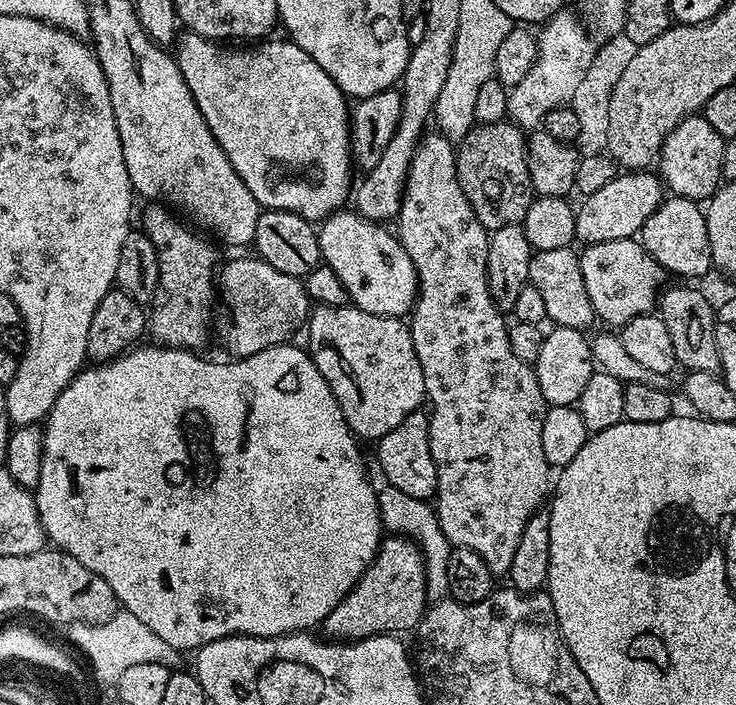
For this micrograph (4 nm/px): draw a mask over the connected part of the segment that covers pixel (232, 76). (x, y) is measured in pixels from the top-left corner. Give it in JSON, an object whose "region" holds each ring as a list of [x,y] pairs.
{"region":[[[184,30],[179,33],[174,45],[174,59],[182,78],[186,78],[186,86],[190,86],[190,94],[194,94],[194,102],[198,102],[198,110],[202,110],[202,118],[206,118],[206,126],[210,126],[218,146],[222,146],[226,158],[230,158],[230,166],[234,166],[238,178],[242,178],[242,182],[246,182],[246,190],[250,190],[250,194],[254,194],[261,209],[290,210],[307,220],[322,222],[333,212],[341,211],[347,205],[344,204],[347,200],[349,203],[350,193],[354,188],[350,104],[343,90],[334,82],[334,78],[330,78],[330,74],[326,74],[326,70],[322,70],[322,66],[318,66],[318,62],[314,62],[314,58],[310,58],[310,54],[306,54],[306,50],[302,50],[302,46],[298,46],[293,40],[287,38],[272,39],[256,42],[251,46],[229,46],[227,43],[207,40],[198,34]]]}

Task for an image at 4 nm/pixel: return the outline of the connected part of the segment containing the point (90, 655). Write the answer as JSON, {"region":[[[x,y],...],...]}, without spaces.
{"region":[[[117,610],[114,618],[110,618],[101,624],[87,624],[86,622],[74,622],[63,625],[62,632],[68,635],[68,640],[92,663],[90,672],[101,685],[115,685],[118,678],[122,678],[122,670],[130,666],[145,662],[158,662],[170,670],[181,667],[181,653],[170,642],[158,638],[150,626],[145,626],[134,614],[123,610]]]}

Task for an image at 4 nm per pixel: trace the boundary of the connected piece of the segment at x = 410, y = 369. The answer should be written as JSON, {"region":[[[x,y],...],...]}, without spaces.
{"region":[[[322,304],[311,309],[307,332],[306,351],[322,378],[326,378],[334,398],[338,398],[353,436],[361,441],[378,442],[406,414],[425,403],[422,366],[418,354],[414,354],[411,327],[403,319],[366,314],[366,310],[355,306],[335,308]]]}

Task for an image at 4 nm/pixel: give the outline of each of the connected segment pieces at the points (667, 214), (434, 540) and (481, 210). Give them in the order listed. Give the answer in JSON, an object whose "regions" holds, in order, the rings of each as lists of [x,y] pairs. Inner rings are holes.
{"regions":[[[[669,195],[658,206],[658,210],[654,210],[654,214],[650,214],[650,218],[646,218],[646,222],[642,226],[642,230],[638,233],[638,239],[647,252],[656,259],[656,263],[664,269],[665,273],[672,272],[676,278],[688,278],[684,276],[704,276],[709,271],[713,271],[712,251],[710,250],[710,234],[706,230],[706,218],[704,217],[705,209],[701,207],[697,201],[687,200],[685,196]]],[[[385,483],[376,493],[381,525],[389,533],[407,536],[415,540],[424,555],[426,570],[426,590],[429,601],[435,602],[448,596],[448,559],[453,545],[449,544],[446,534],[442,534],[440,519],[436,516],[435,507],[429,501],[410,498],[410,494],[402,494],[394,485]],[[384,487],[384,488],[383,488]]],[[[510,120],[477,123],[459,141],[456,149],[459,186],[483,228],[491,232],[502,226],[523,223],[536,196],[530,182],[527,139],[523,129]]]]}

